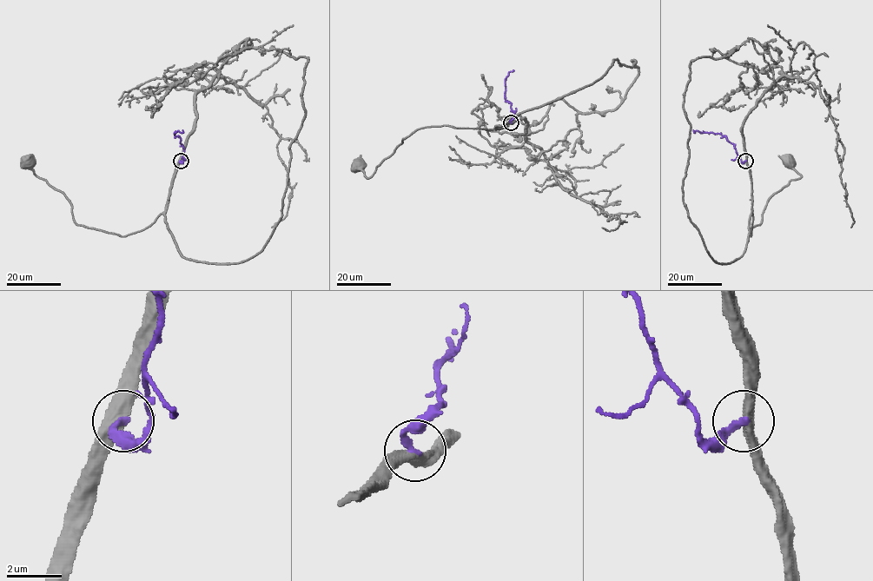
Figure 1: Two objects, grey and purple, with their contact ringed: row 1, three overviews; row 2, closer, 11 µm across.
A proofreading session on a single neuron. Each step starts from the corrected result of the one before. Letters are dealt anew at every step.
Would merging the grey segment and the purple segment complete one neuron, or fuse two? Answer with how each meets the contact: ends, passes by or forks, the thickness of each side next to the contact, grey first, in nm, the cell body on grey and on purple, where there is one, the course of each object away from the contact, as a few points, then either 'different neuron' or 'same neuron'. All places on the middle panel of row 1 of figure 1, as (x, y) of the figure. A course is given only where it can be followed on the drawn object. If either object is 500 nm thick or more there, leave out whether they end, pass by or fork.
grey passes by; purple ends; calibres 400 and 260 nm; soma grey (358, 165); soma purple none; course grey (511, 122), (504, 128), (492, 129), (446, 125), (418, 128), (402, 139), (369, 177), (360, 166); course purple (511, 122), (514, 112), (505, 96), (505, 78), (512, 69); different neuron

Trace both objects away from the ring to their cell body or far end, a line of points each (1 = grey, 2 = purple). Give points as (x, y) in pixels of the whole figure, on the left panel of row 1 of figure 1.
1: (180, 161), (167, 209), (143, 229), (125, 236), (76, 224), (70, 201), (62, 192), (36, 175), (29, 161)
2: (180, 161), (182, 161), (183, 148), (180, 138), (174, 133), (181, 133), (182, 130)

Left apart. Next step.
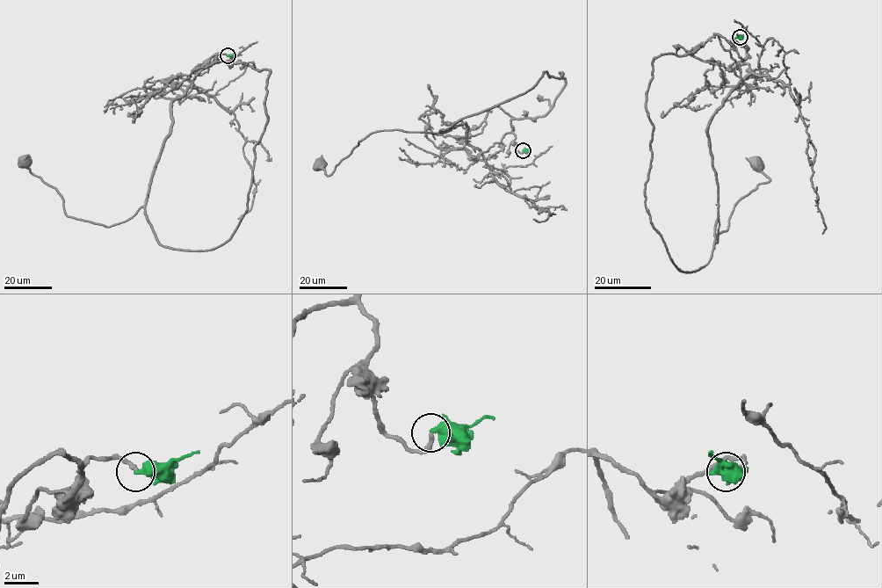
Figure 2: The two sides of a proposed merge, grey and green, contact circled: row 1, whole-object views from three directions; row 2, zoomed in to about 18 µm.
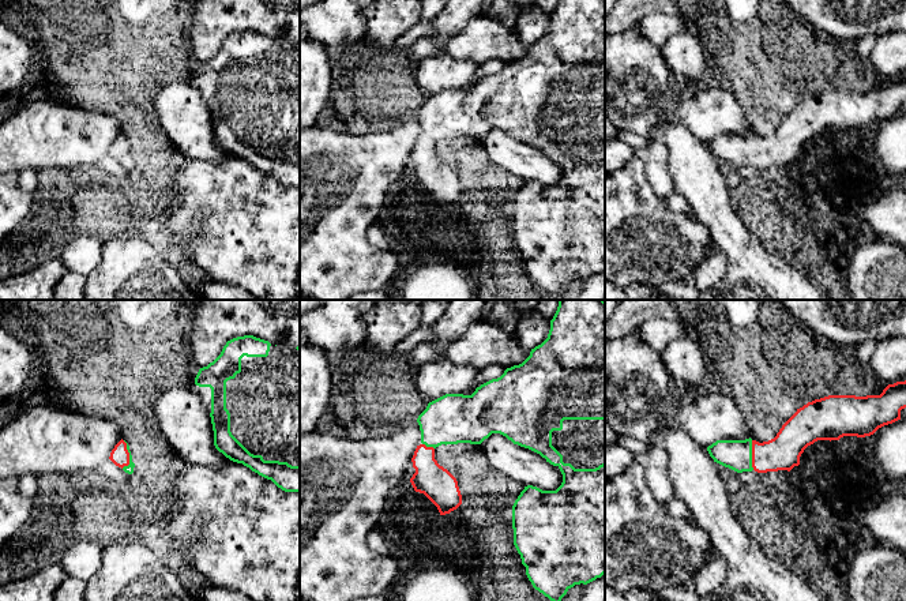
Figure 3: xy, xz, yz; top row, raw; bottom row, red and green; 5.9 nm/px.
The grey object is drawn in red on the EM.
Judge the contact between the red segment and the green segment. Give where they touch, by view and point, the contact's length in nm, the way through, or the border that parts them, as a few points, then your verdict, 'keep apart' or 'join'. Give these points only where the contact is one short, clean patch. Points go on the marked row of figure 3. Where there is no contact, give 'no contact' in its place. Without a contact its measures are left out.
xy (128, 455) | 170 nm | across xy (120, 457), (128, 455), (128, 469) | join

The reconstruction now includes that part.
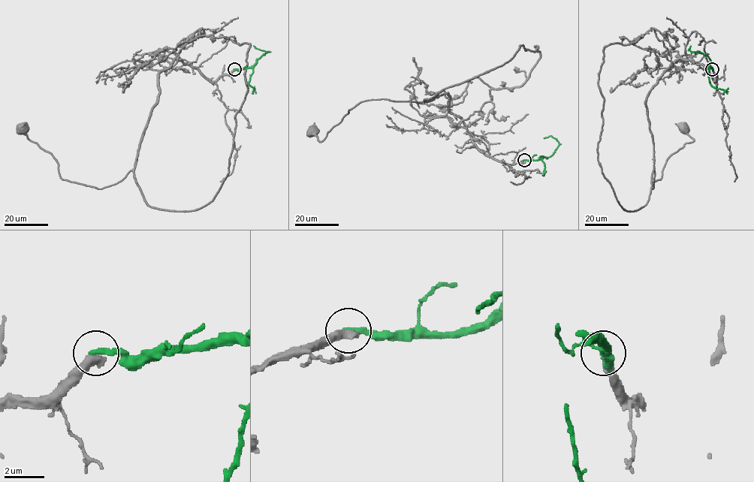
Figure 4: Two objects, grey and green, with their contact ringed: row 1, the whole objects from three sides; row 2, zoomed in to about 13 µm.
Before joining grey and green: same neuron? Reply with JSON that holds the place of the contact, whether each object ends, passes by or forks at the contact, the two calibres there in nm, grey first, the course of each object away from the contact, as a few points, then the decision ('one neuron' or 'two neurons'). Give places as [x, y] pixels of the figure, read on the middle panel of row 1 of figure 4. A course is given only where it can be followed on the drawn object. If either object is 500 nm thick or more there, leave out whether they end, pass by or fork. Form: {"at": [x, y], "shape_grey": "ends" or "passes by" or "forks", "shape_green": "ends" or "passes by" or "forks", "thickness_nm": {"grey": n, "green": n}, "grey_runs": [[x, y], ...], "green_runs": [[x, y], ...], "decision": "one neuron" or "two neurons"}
{"at": [524, 160], "shape_grey": "ends", "shape_green": "ends", "thickness_nm": {"grey": 480, "green": 320}, "grey_runs": [[524, 160], [505, 164], [482, 152], [449, 110], [447, 94], [421, 102], [360, 101], [322, 141], [314, 131]], "green_runs": [[524, 160], [539, 160], [553, 153], [559, 142], [551, 136], [544, 138]], "decision": "one neuron"}

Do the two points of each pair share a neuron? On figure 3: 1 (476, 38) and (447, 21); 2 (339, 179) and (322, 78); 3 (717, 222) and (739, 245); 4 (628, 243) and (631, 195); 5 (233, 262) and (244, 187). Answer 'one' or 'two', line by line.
1: two
2: two
3: one
4: one
5: one

